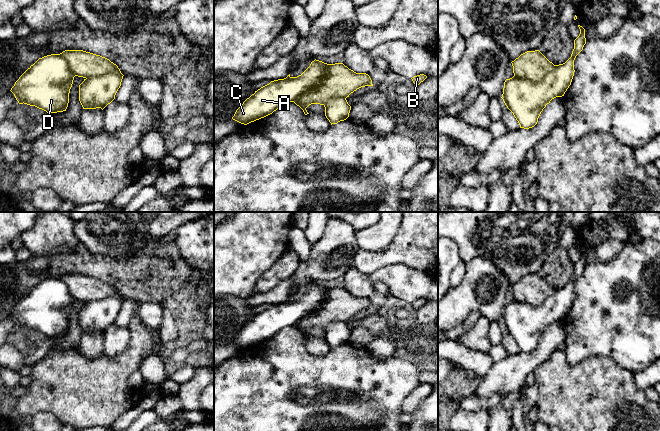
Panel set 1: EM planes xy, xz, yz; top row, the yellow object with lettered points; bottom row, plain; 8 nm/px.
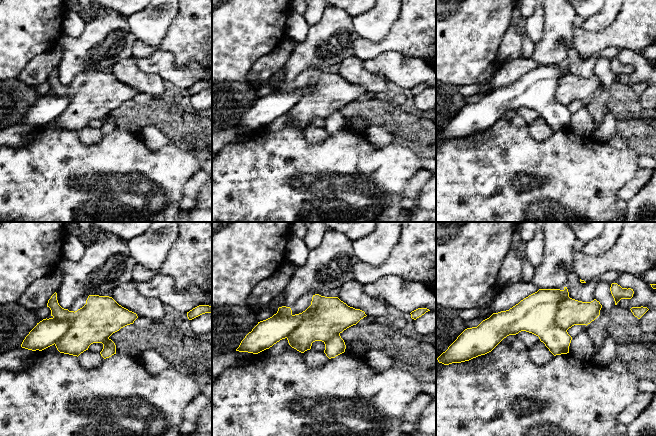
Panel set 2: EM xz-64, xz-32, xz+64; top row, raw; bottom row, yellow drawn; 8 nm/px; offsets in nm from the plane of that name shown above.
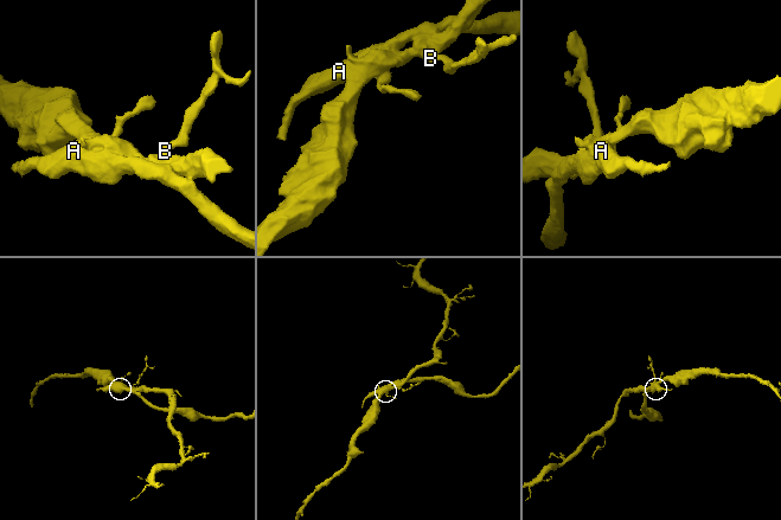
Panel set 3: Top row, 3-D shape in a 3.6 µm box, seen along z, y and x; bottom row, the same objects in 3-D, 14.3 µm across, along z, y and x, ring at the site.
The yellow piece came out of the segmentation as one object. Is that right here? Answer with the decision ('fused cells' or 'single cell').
single cell

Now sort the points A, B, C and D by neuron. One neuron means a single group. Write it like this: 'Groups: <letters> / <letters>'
Groups: A B C D

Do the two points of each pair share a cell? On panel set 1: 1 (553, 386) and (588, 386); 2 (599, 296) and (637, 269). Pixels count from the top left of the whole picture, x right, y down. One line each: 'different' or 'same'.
1: same
2: same

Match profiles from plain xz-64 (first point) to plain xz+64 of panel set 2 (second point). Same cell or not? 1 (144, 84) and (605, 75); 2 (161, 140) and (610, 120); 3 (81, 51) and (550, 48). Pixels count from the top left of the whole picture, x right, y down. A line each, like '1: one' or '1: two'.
1: two
2: one
3: one

